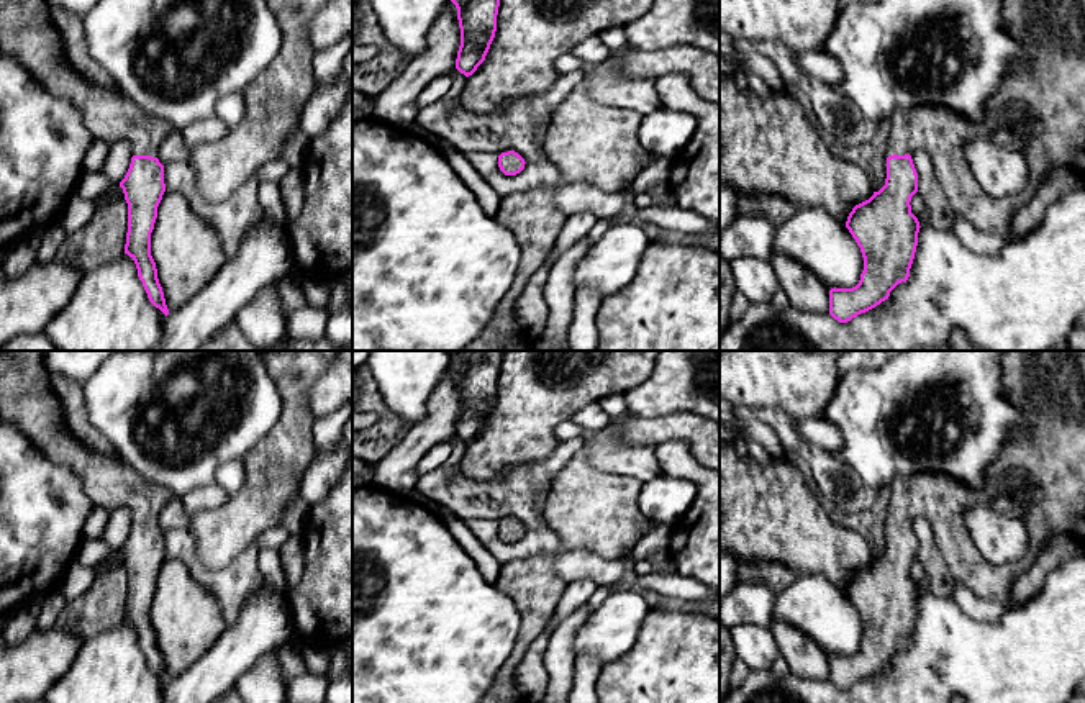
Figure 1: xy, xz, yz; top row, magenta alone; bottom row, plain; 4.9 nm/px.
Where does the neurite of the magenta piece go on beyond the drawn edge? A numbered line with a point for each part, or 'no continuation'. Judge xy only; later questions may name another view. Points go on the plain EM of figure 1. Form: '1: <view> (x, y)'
1: xy (27, 399)

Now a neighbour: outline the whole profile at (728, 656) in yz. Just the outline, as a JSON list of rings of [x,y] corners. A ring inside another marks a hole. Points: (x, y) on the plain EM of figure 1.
[[[720,621],[720,703],[729,690],[729,675],[738,655],[734,646],[731,644],[729,629]]]

